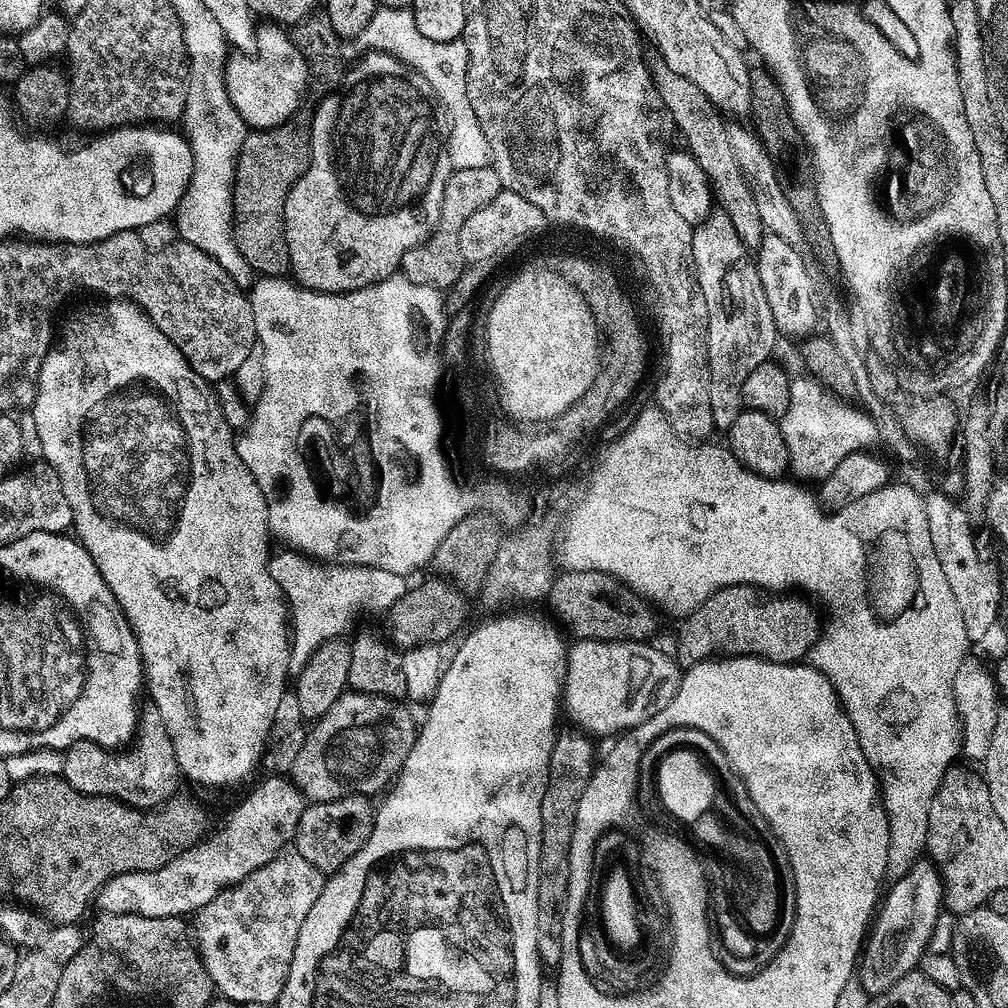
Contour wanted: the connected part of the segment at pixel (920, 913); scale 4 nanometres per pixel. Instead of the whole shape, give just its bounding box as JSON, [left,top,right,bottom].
[858,859,945,998]

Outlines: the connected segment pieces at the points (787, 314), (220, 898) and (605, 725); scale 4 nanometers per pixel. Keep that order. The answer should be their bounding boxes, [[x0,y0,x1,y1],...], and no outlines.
[[754,234,818,333],[194,850,325,1006],[562,640,682,737]]

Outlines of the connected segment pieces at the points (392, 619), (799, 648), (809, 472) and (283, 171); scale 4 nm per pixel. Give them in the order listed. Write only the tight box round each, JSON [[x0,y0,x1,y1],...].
[[386,578,468,650],[674,584,822,665],[779,374,877,482],[232,128,306,277]]

